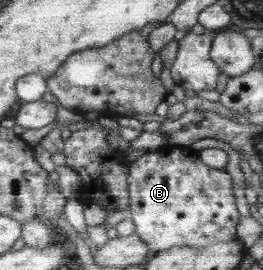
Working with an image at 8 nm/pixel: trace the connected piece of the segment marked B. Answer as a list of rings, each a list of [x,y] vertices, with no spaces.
[[[165,144],[137,158],[128,168],[128,193],[132,195],[132,206],[127,216],[135,223],[138,237],[155,254],[176,246],[206,247],[216,242],[231,241],[235,236],[239,212],[229,174],[225,174],[223,169],[209,167],[200,159],[199,153],[189,147]]]

